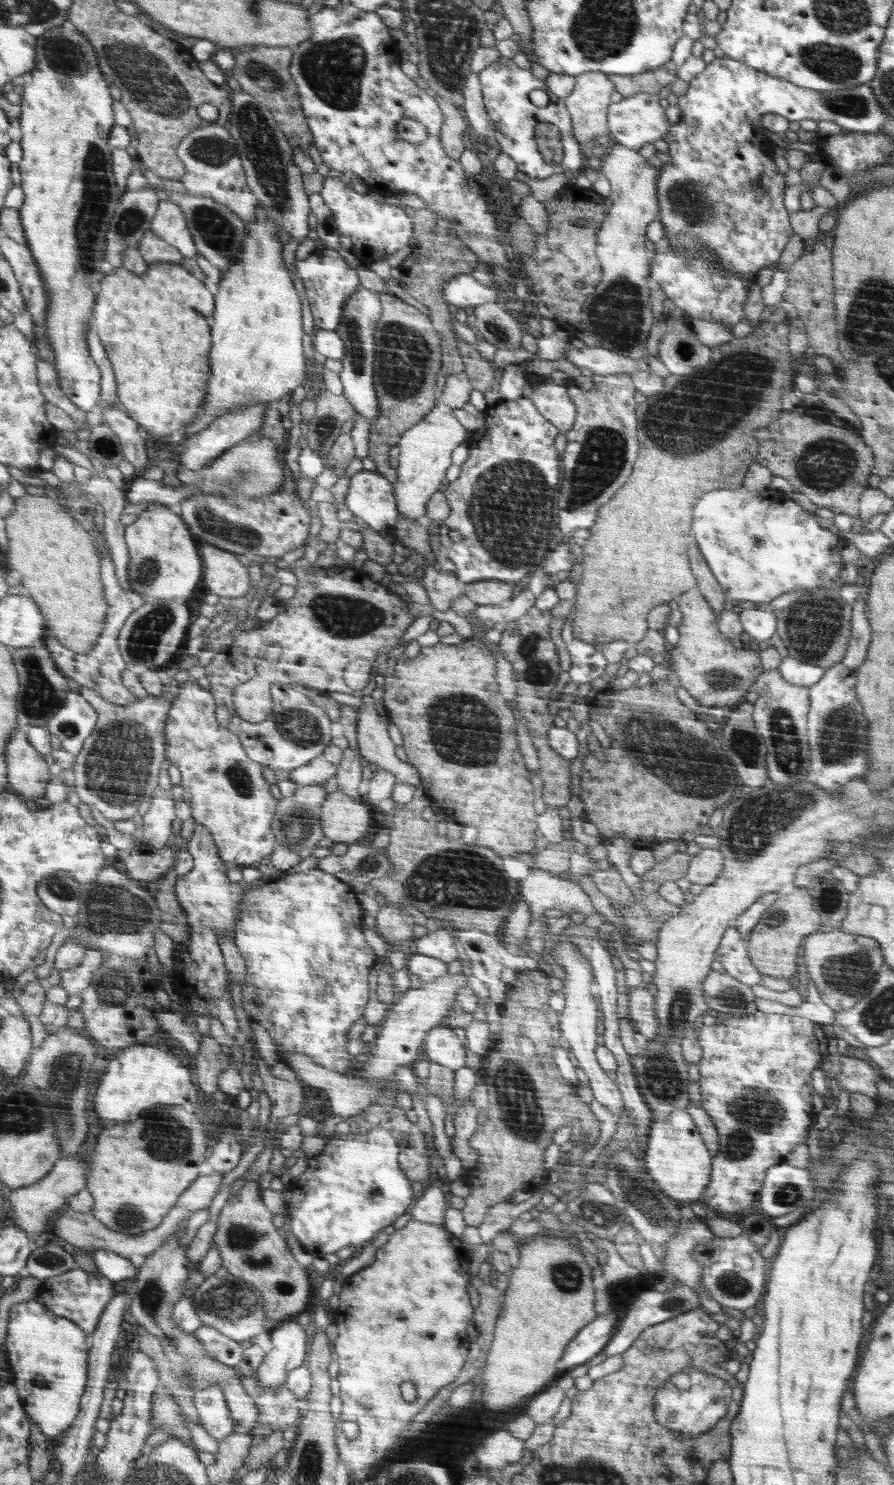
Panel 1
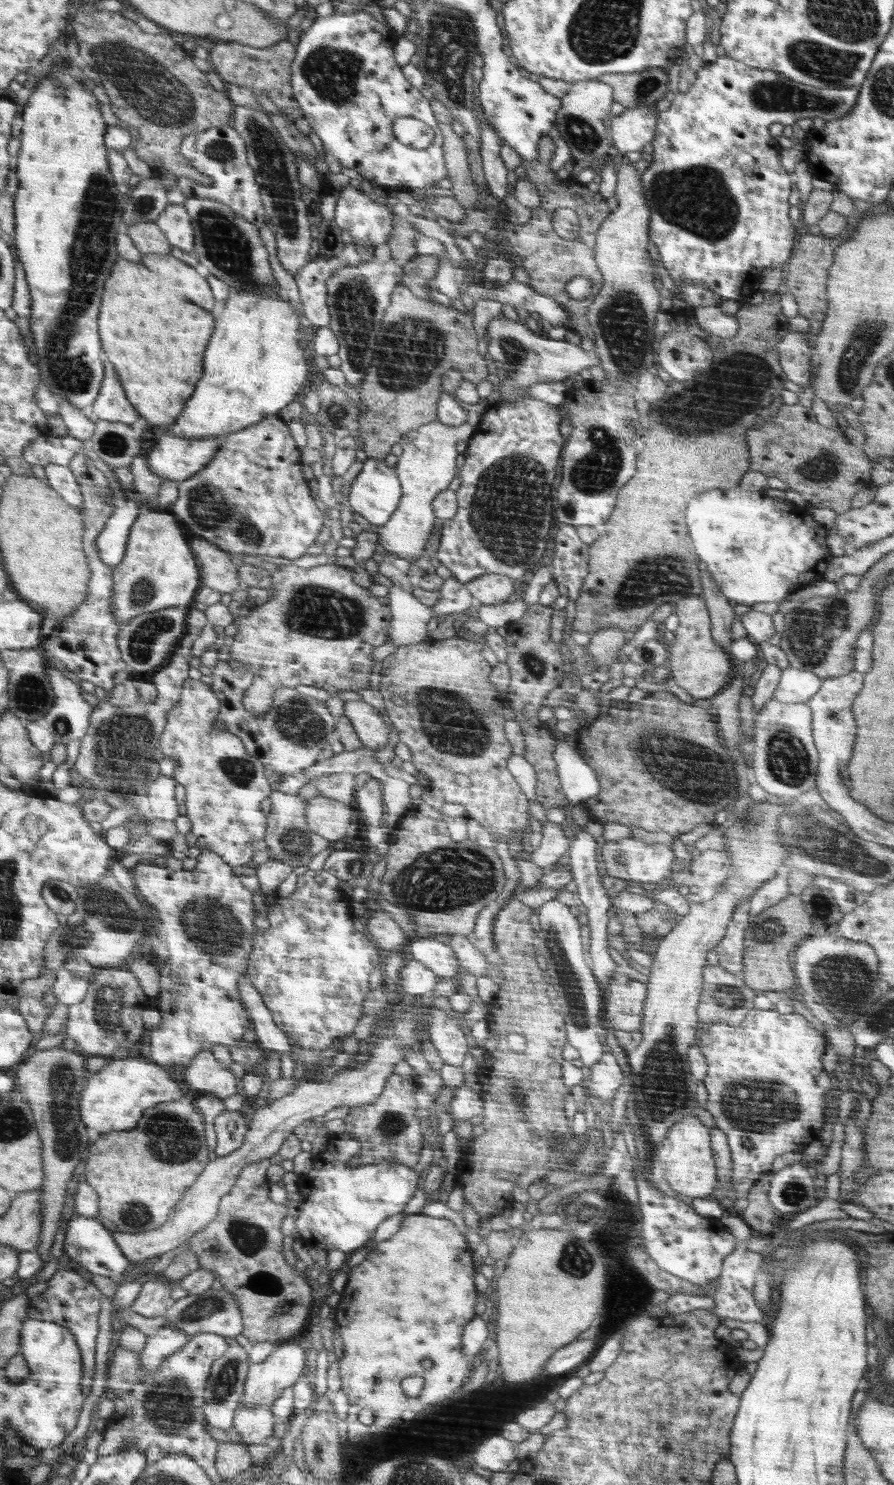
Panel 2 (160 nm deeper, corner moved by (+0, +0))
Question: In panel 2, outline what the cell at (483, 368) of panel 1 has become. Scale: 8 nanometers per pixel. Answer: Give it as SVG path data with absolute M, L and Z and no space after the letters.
M398 284L391 294L380 332L377 334L376 352L365 377L359 386L361 414L358 422L360 440L365 444L368 458L384 458L390 454L390 446L404 438L407 432L437 420L437 408L441 400L441 378L448 370L458 370L463 380L478 385L486 376L486 363L476 346L476 334L472 328L472 318L454 307L446 307L434 301L418 297L407 286Z

